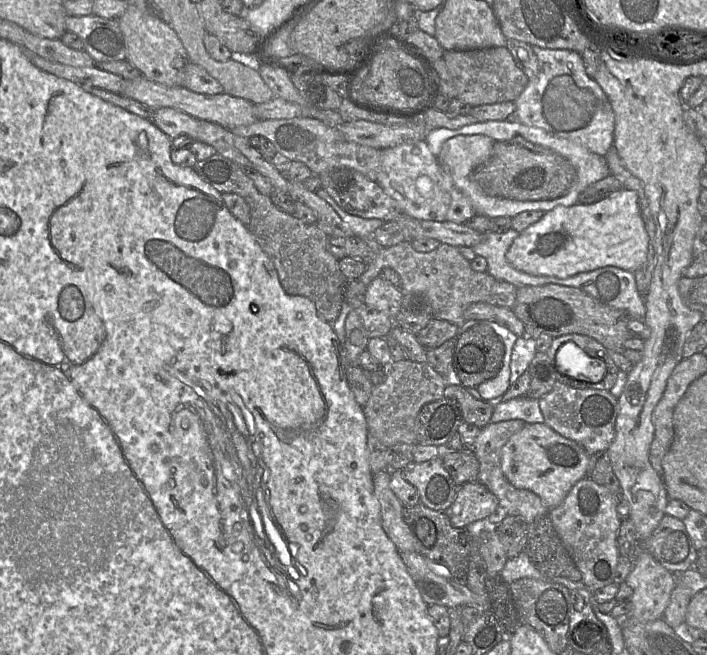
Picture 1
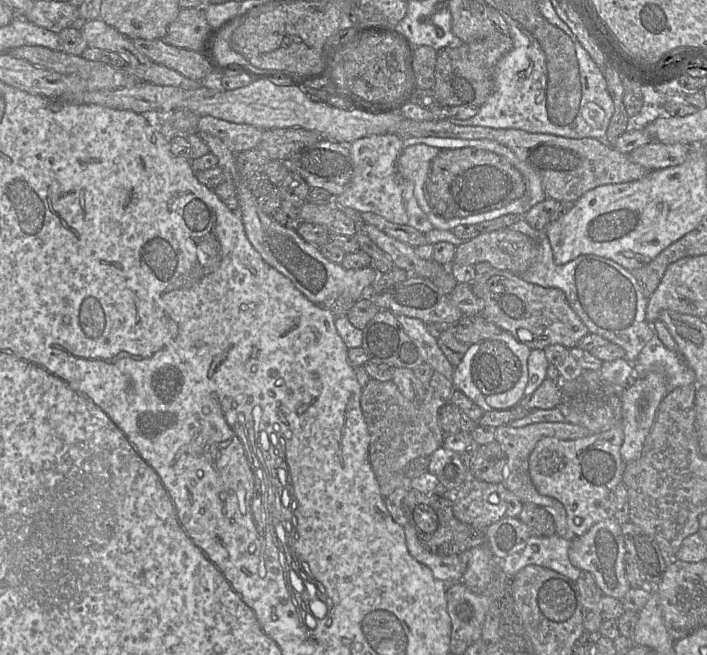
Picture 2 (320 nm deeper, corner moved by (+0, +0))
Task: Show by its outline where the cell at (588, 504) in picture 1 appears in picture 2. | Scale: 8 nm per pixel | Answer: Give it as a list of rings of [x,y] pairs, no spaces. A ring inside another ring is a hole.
[[[614,518],[594,524],[586,533],[570,541],[568,557],[571,564],[589,572],[604,596],[621,600],[631,588],[625,574],[626,547],[621,526]]]

